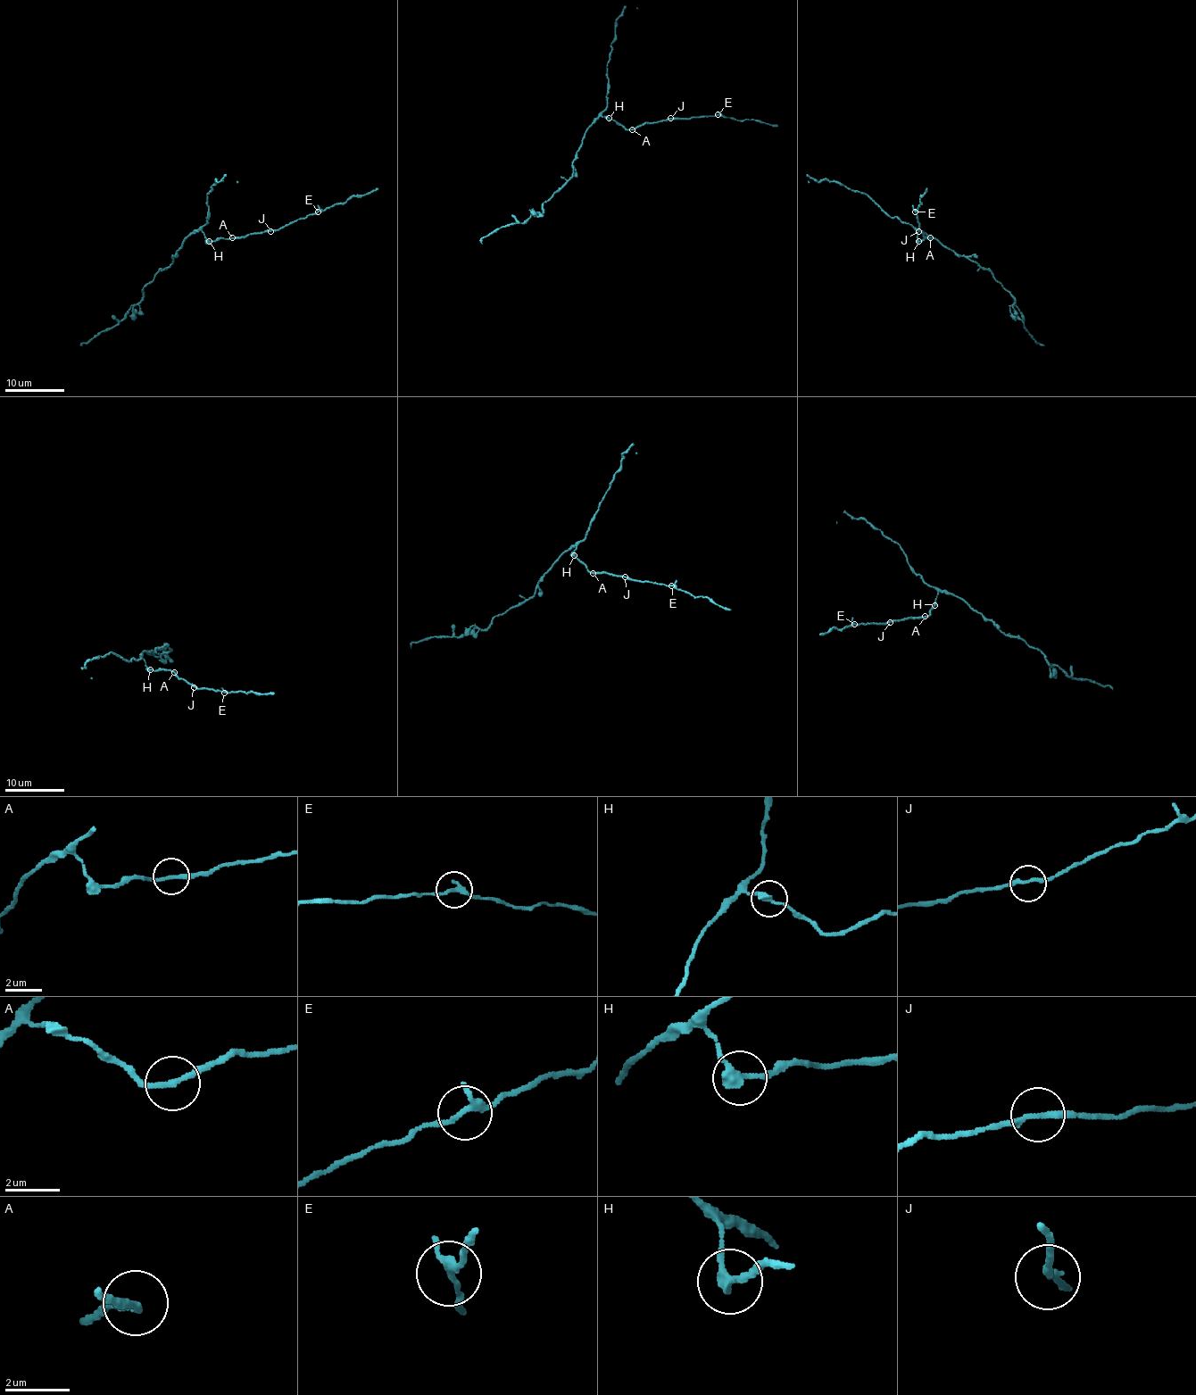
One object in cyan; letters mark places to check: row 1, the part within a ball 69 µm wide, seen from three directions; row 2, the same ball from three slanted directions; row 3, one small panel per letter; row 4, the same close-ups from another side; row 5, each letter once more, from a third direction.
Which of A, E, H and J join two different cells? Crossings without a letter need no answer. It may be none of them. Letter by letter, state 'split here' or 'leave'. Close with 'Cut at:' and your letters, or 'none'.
A: leave
E: leave
H: split here
J: leave
Cut at: H

